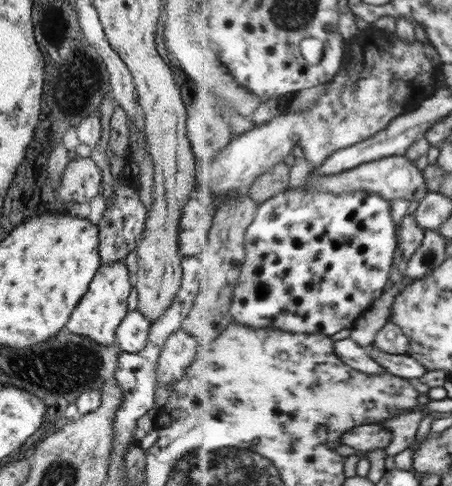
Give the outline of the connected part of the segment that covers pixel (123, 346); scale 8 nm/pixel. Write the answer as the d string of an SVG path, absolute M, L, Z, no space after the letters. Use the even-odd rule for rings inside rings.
M127 311L117 325L114 342L123 352L139 352L147 342L149 327L150 322L140 312Z

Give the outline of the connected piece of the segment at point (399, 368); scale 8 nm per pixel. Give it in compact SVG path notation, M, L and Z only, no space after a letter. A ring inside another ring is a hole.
M375 344L366 347L369 356L373 357L383 368L386 368L387 373L400 376L405 379L420 379L428 370L415 357L407 354L391 354L381 350Z

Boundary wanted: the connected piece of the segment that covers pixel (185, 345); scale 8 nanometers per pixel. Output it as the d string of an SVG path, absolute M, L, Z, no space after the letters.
M184 330L172 332L163 343L159 351L155 374L157 386L168 384L171 386L184 375L184 370L193 360L198 342L194 336Z

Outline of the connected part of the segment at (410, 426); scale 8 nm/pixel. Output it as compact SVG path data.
M419 408L419 411L411 411L406 415L395 416L393 419L383 421L385 427L393 428L394 438L391 444L386 448L388 456L397 456L403 450L407 450L415 442L415 434L421 426L425 409Z

